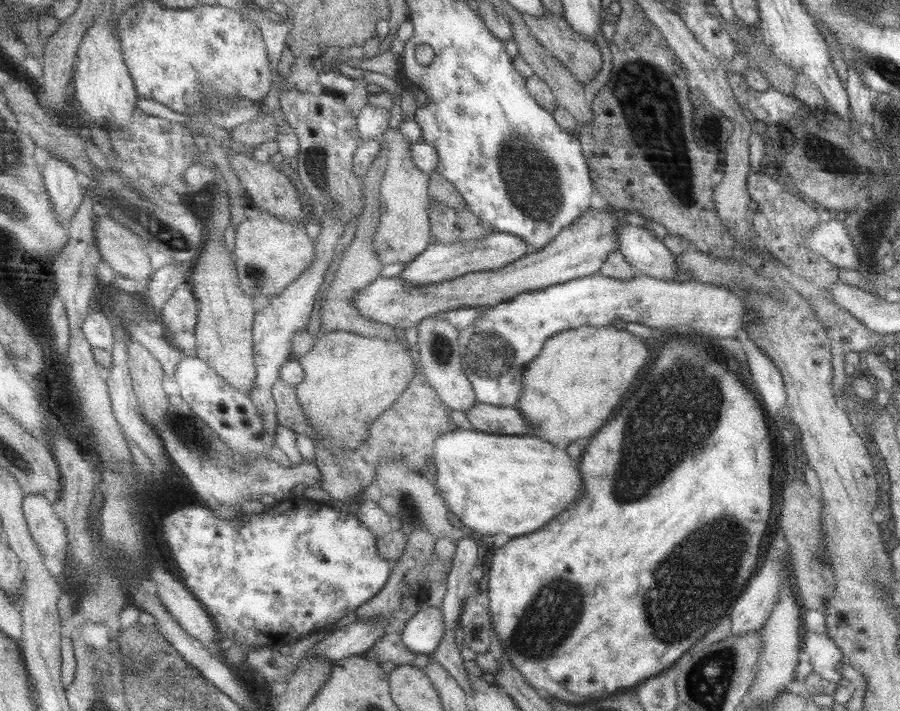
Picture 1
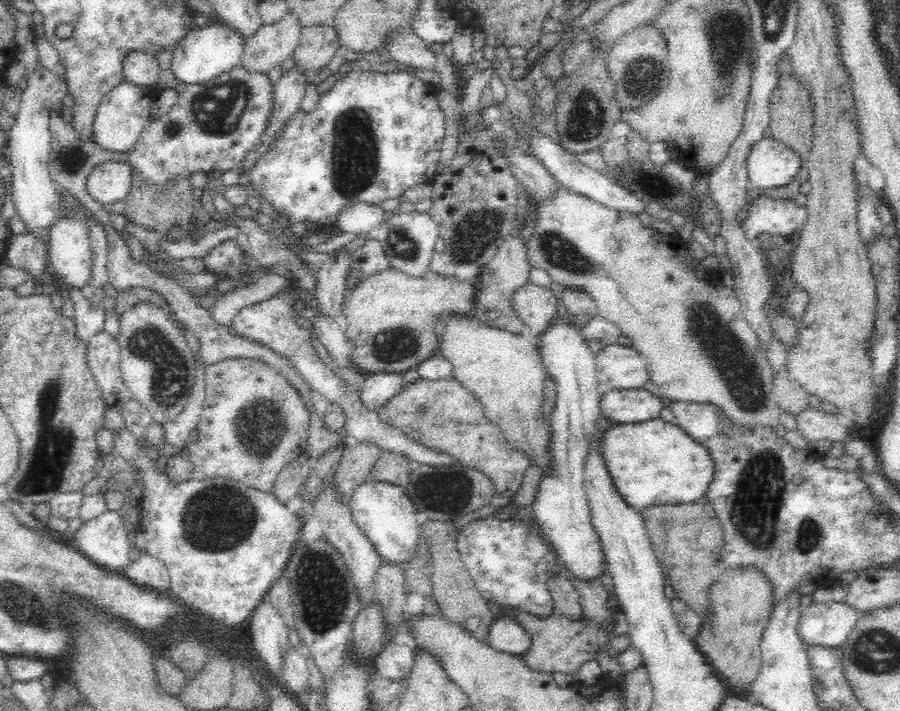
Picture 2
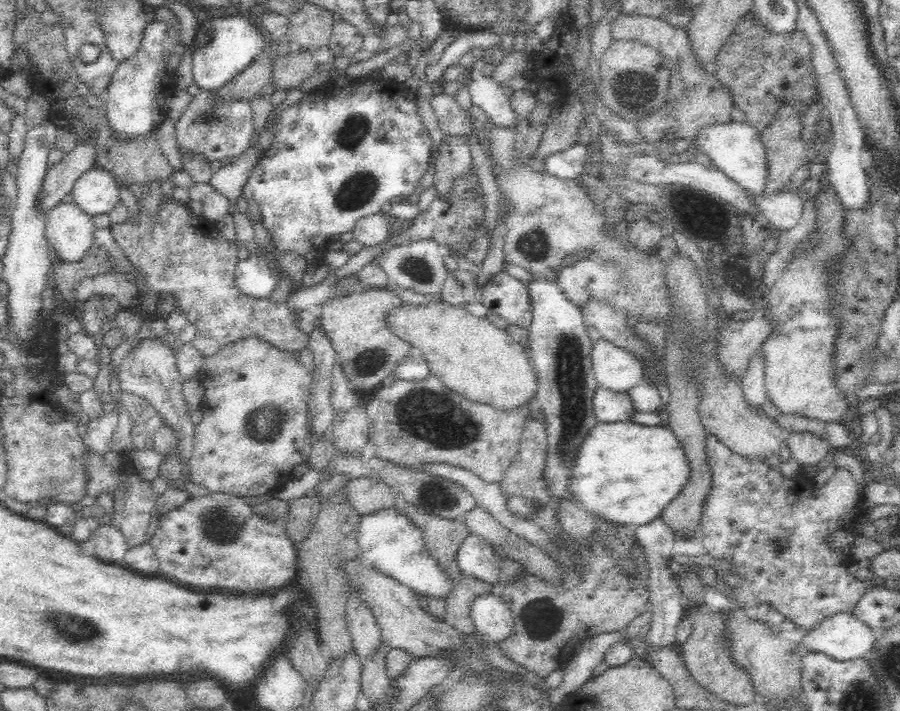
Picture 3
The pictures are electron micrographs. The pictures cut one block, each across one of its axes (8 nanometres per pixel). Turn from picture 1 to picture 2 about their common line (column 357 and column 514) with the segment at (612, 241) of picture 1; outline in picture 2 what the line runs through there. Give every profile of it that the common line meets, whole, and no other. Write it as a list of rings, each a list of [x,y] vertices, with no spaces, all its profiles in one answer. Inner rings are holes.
[[[524,284],[516,290],[512,305],[525,324],[528,335],[542,336],[558,319],[558,300],[550,287]]]

